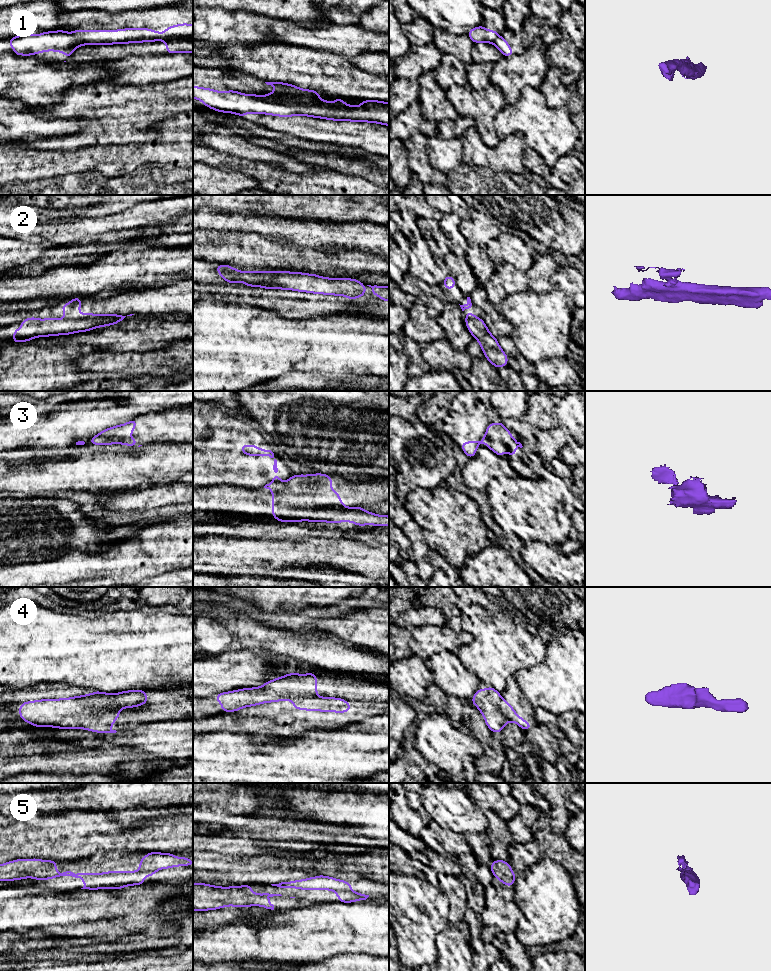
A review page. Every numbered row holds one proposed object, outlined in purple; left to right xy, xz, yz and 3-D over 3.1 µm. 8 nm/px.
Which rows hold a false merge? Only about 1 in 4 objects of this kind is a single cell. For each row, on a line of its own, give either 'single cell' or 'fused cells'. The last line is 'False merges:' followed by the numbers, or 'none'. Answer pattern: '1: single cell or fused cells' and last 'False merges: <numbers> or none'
1: fused cells
2: fused cells
3: fused cells
4: fused cells
5: single cell
False merges: 1, 2, 3, 4

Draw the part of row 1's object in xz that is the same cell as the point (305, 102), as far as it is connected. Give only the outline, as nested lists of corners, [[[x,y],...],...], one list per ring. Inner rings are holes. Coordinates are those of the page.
[[[265,82],[276,92],[262,95],[266,101],[295,110],[296,115],[333,121],[369,122],[389,126],[389,102],[362,100],[360,106],[345,104],[343,98],[334,102],[322,100],[319,91],[302,89],[283,82]]]

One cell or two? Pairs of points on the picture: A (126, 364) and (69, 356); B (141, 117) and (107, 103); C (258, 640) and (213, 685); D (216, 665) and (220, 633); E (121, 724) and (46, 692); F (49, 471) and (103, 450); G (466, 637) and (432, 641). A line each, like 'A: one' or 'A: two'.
A: two
B: one
C: two
D: two
E: one
F: one
G: one

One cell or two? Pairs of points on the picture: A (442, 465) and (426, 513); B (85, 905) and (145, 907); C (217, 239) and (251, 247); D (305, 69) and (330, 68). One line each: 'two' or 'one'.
A: two
B: one
C: one
D: one

